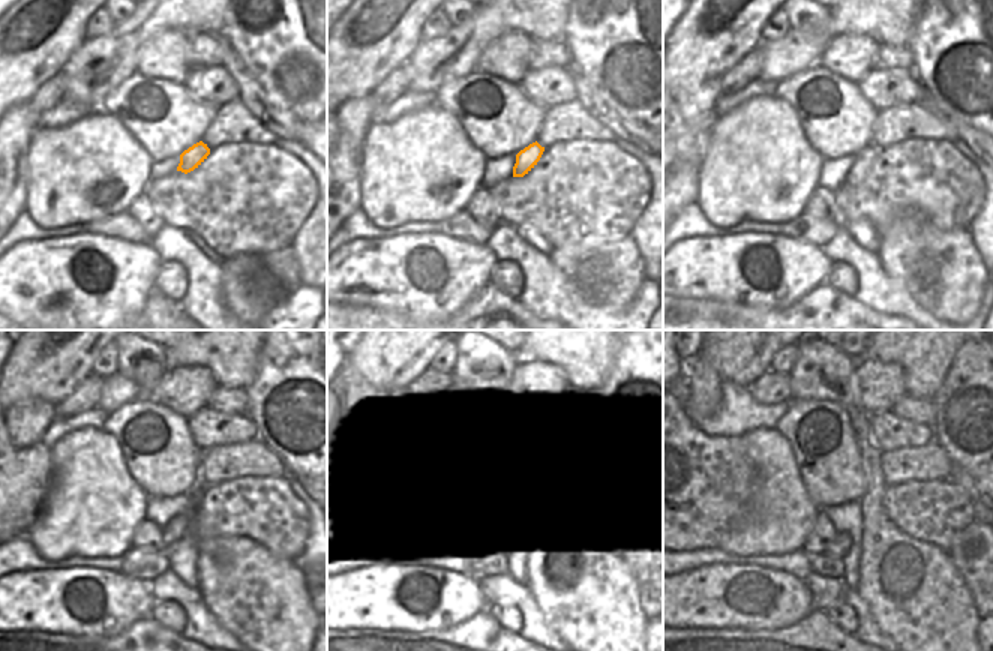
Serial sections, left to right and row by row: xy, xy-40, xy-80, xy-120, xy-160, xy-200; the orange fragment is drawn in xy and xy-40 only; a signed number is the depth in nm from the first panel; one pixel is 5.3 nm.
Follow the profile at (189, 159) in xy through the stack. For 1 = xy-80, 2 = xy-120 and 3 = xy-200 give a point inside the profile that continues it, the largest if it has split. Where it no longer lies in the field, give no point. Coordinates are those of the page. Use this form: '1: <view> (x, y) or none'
1: xy-80 (863, 161)
2: xy-120 (174, 531)
3: xy-200 (840, 545)

